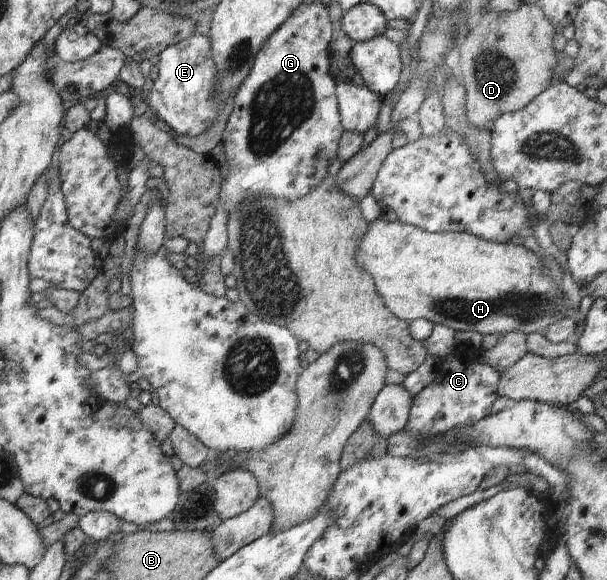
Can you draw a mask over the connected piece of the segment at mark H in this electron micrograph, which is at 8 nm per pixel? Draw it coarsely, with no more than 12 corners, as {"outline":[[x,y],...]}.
{"outline":[[381,217],[358,242],[395,317],[545,334],[575,316],[523,245]]}

